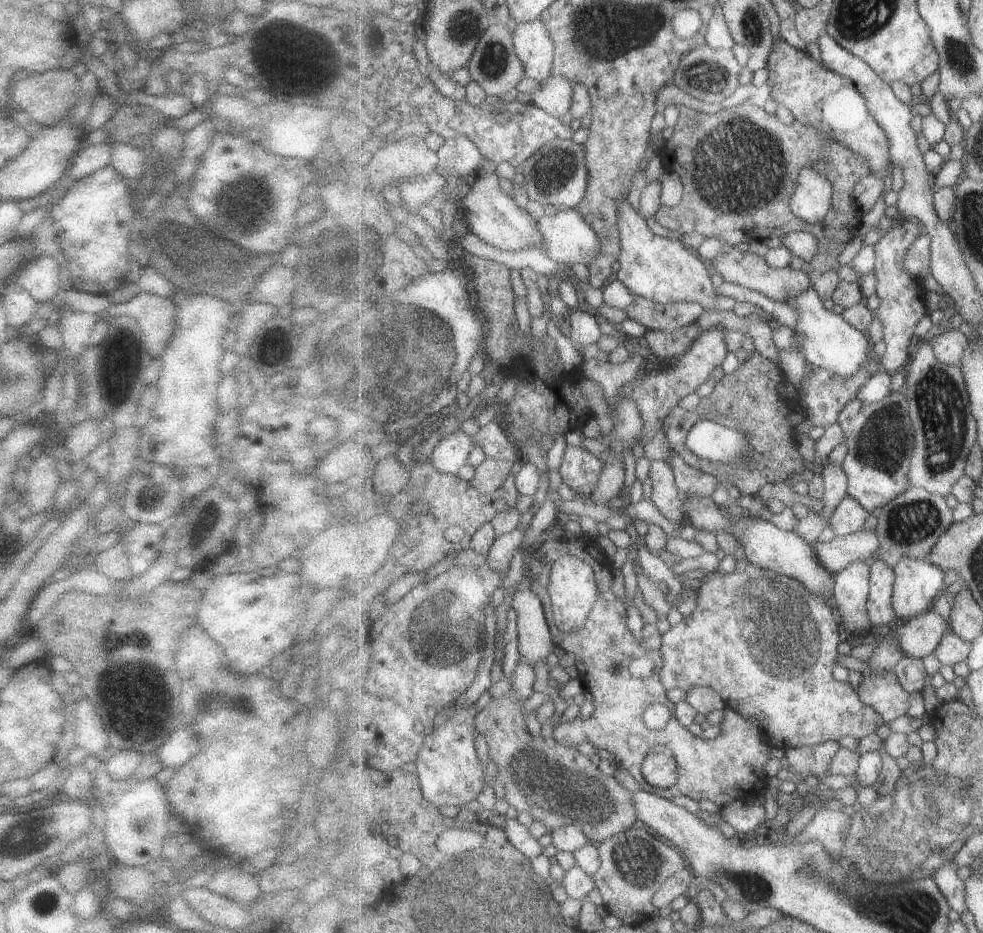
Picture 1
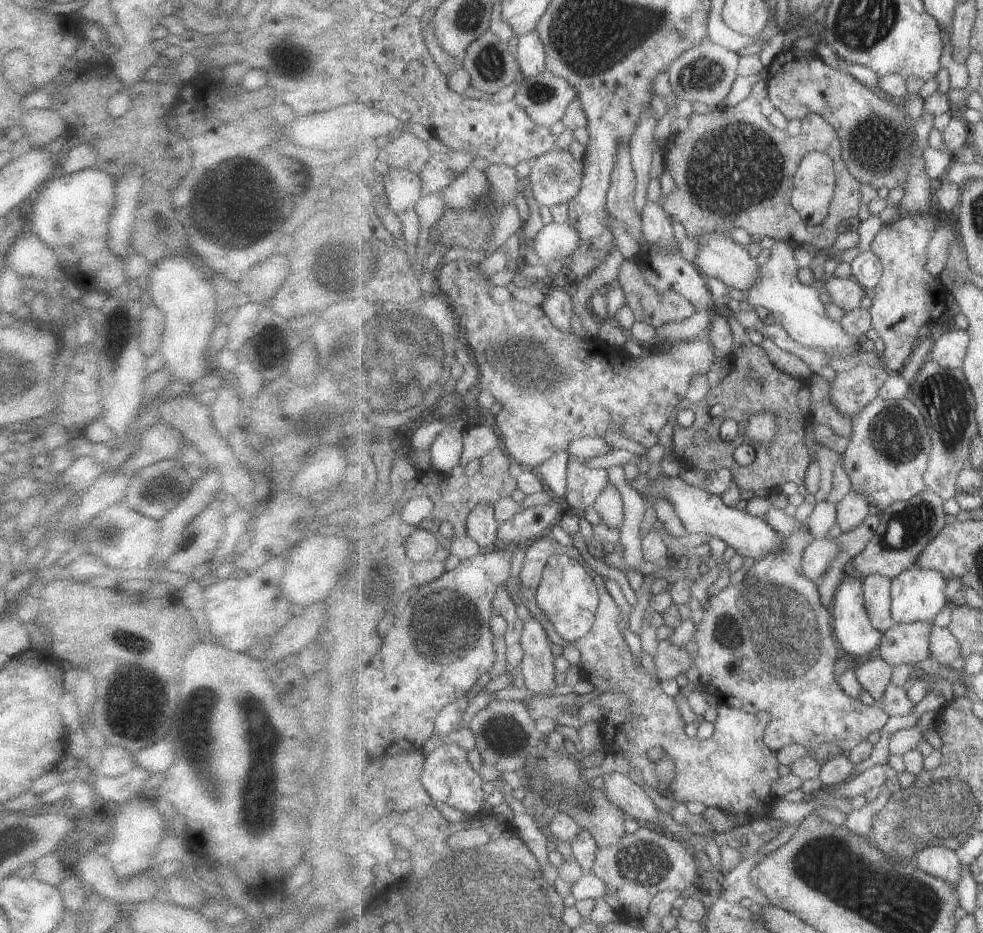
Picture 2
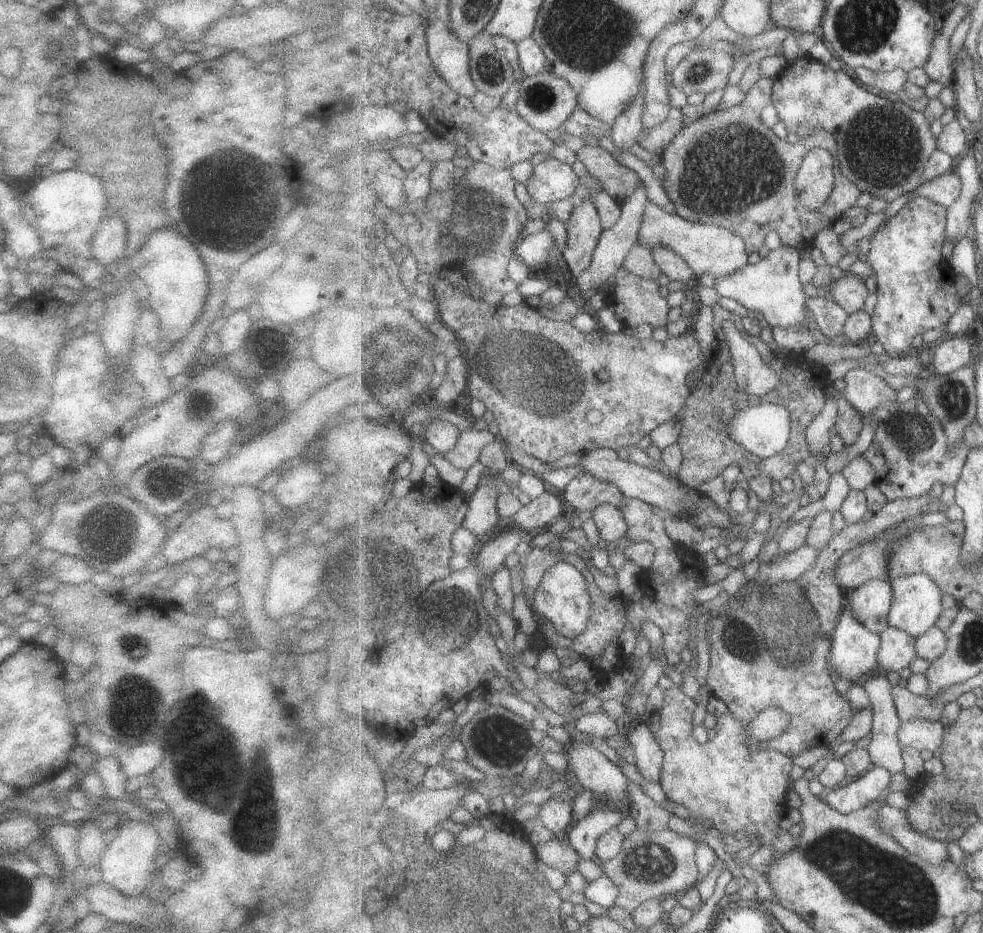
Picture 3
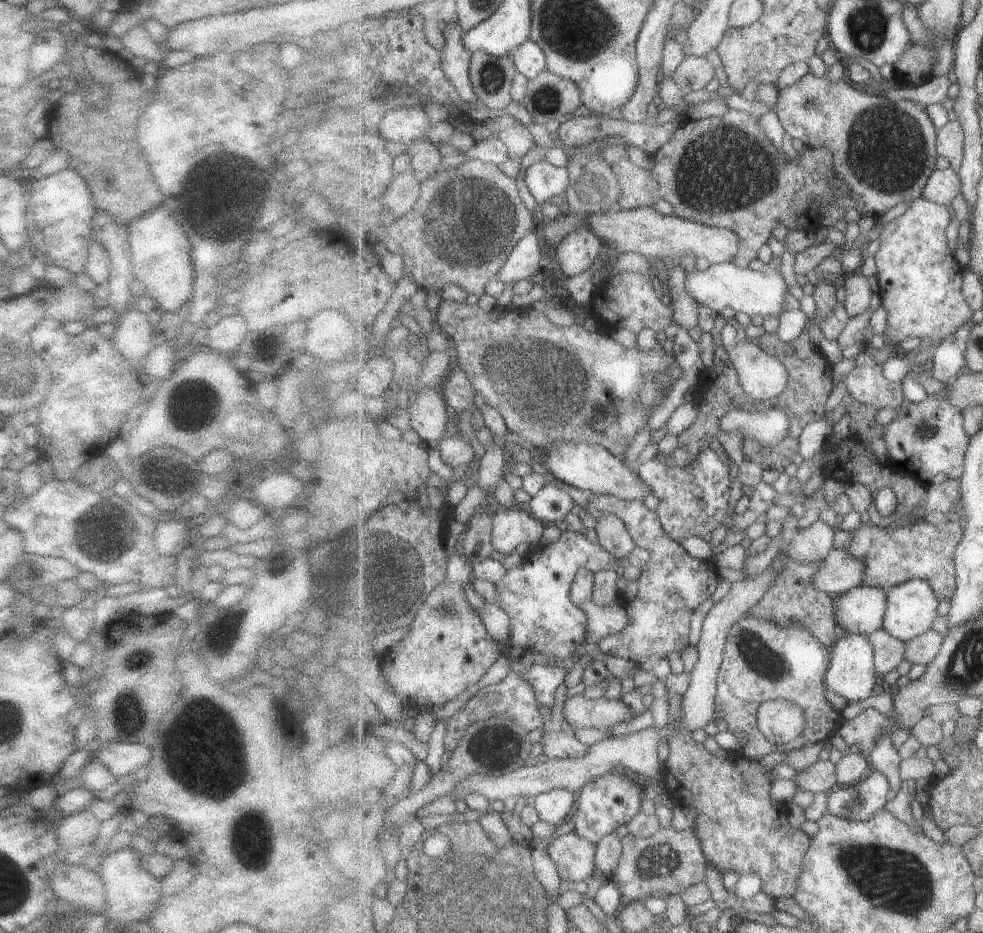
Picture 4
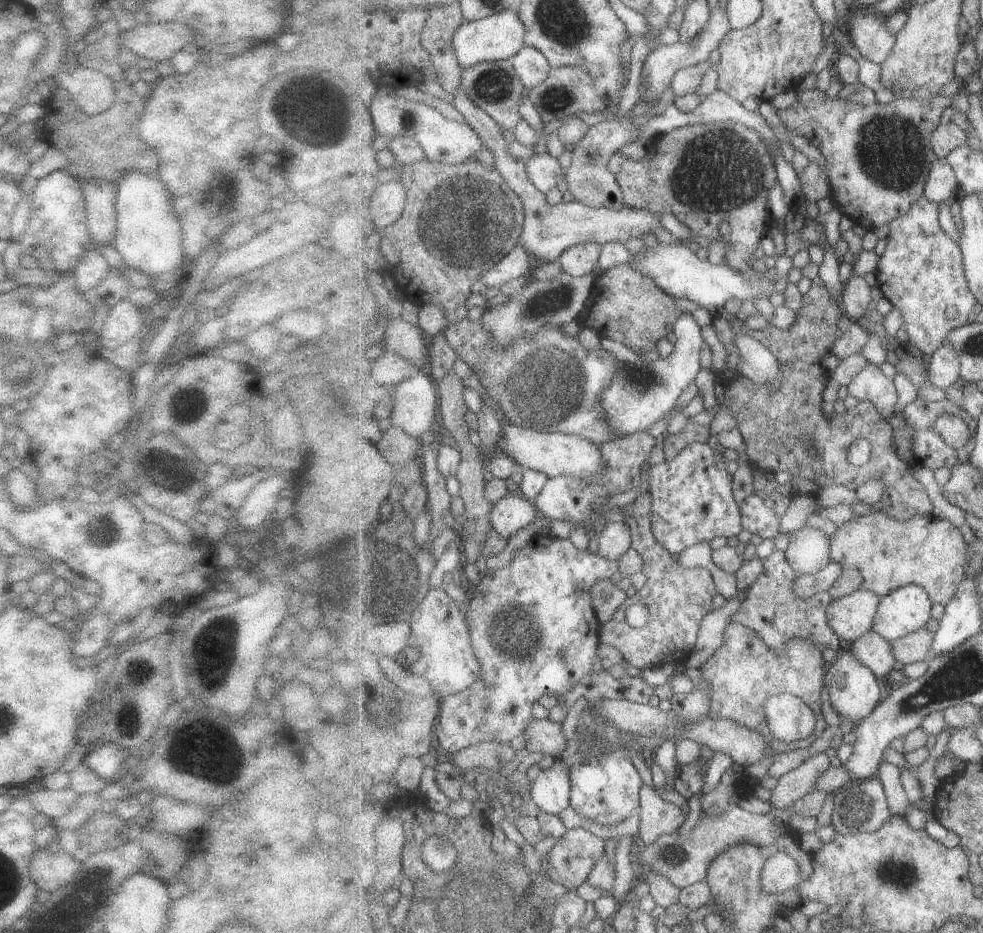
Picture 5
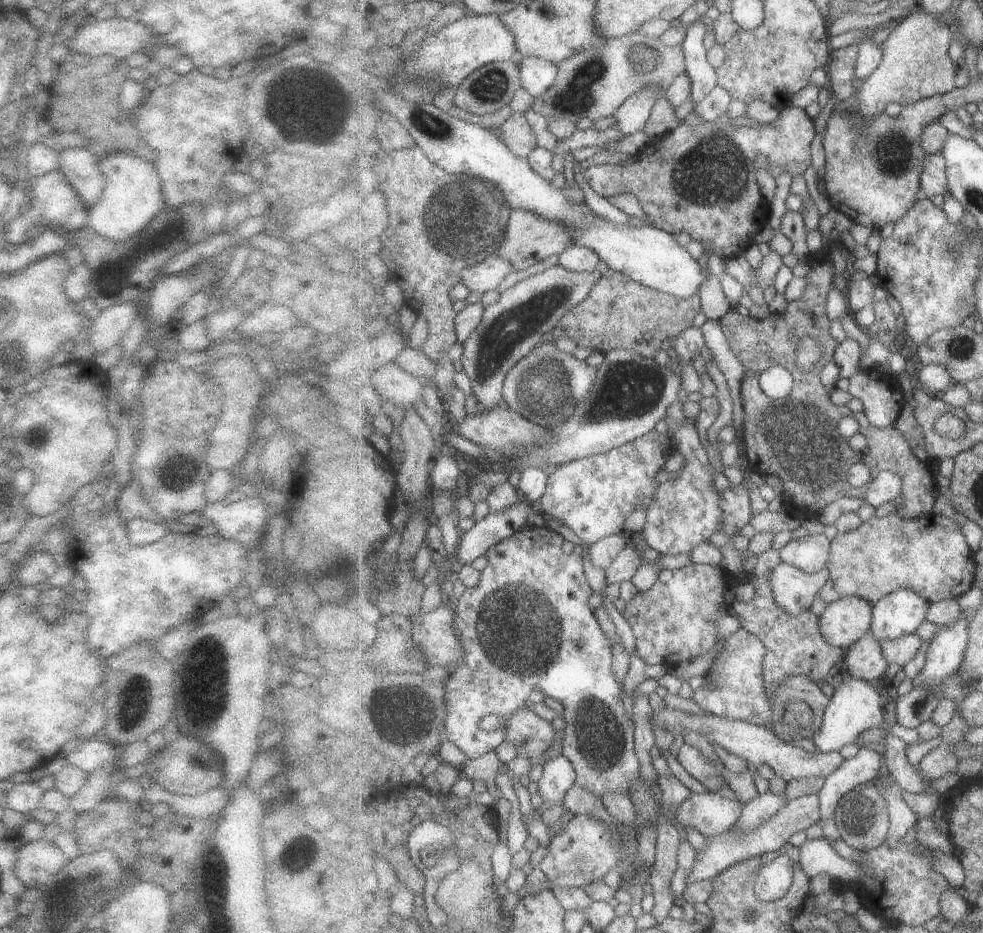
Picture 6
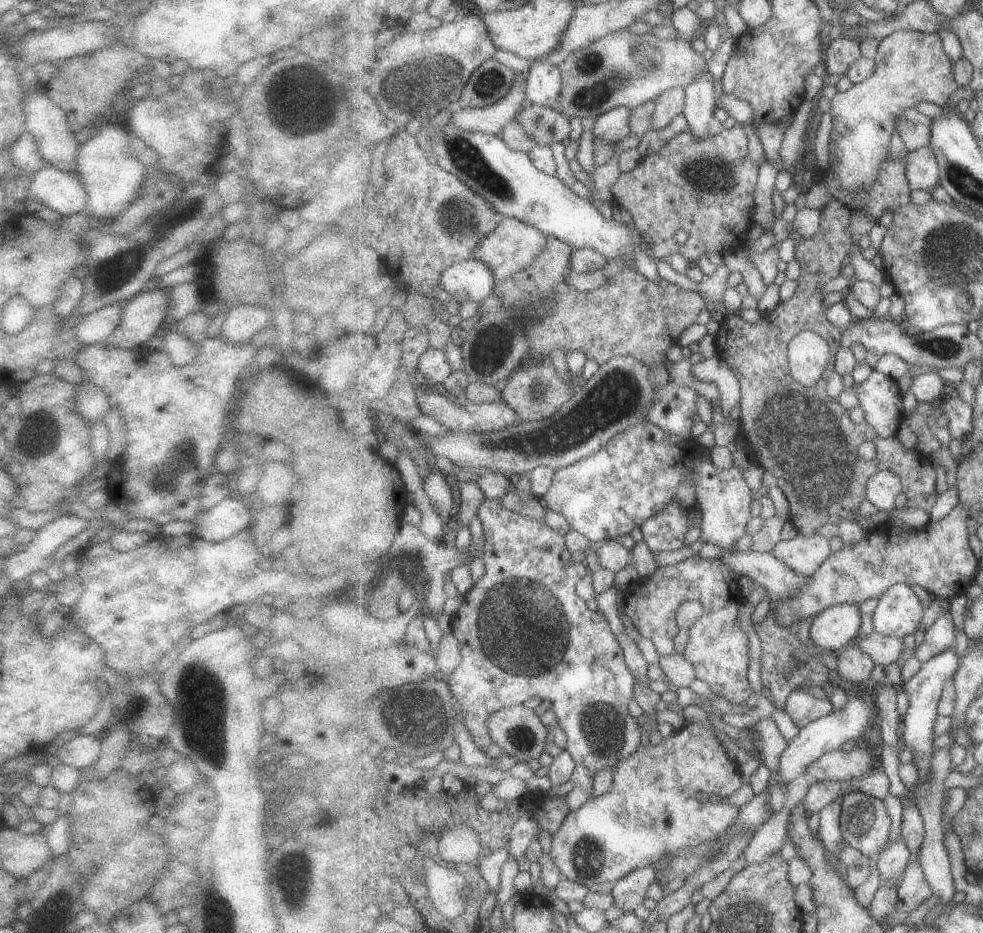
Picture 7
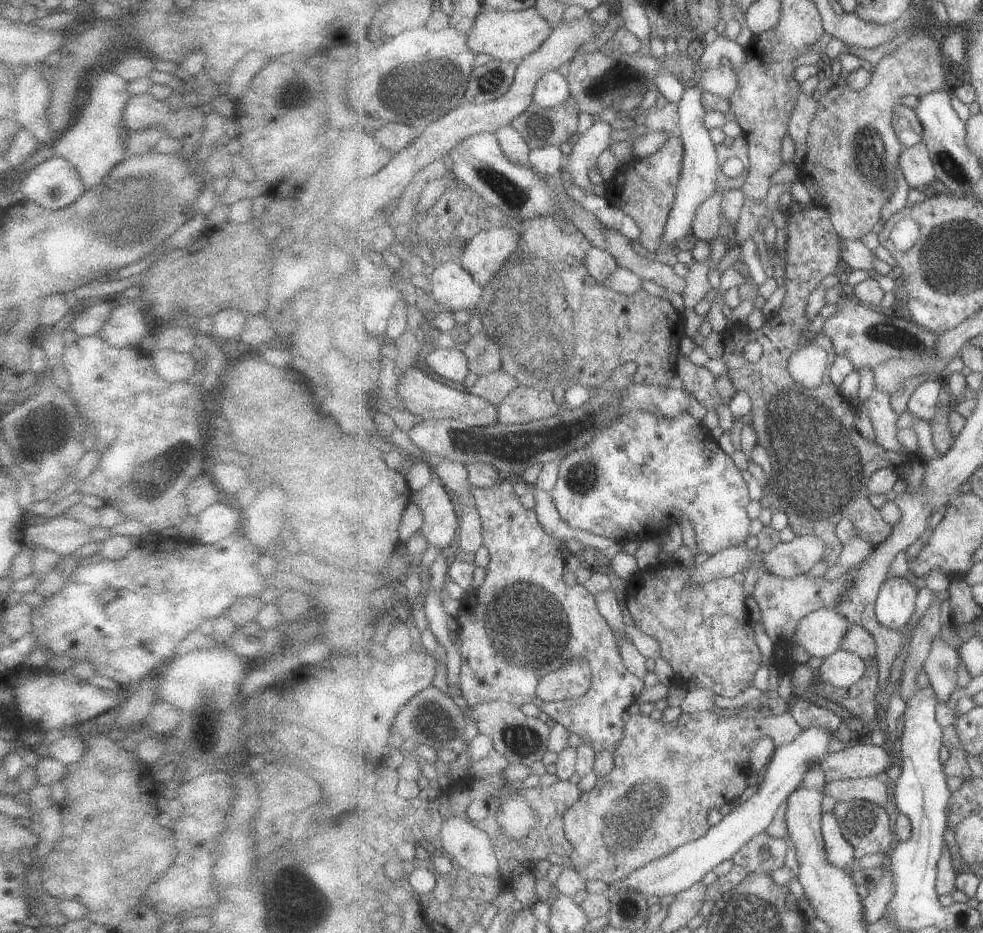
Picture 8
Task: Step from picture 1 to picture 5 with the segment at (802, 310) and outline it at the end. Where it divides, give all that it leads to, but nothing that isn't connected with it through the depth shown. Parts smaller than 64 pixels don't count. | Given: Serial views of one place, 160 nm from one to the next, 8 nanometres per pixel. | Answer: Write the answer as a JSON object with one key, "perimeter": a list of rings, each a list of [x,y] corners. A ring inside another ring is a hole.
{"perimeter":[[[656,243],[655,246],[644,246],[642,253],[632,253],[629,264],[646,277],[649,277],[659,288],[669,293],[675,299],[687,298],[695,304],[707,308],[714,315],[723,311],[725,302],[738,299],[740,302],[752,302],[762,296],[771,296],[772,290],[768,281],[745,278],[739,271],[732,269],[729,265],[721,263],[714,265],[708,259],[701,260],[688,244],[666,245]]]}

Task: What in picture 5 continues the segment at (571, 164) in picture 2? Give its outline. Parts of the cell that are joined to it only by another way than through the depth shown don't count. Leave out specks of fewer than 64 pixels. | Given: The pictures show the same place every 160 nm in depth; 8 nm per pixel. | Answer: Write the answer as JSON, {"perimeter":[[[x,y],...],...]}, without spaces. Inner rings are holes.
{"perimeter":[[[544,150],[526,161],[526,171],[529,178],[544,193],[549,192],[551,188],[555,188],[559,184],[561,176],[565,175],[565,170],[562,168],[560,160]]]}

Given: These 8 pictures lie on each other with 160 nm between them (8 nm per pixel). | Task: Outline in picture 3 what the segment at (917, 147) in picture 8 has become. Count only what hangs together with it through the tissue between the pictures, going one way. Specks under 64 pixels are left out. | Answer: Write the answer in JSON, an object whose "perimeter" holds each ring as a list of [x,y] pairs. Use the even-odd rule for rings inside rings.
{"perimeter":[[[952,170],[931,182],[924,183],[913,193],[913,197],[929,198],[932,202],[949,209],[961,196],[962,188],[961,178]]]}

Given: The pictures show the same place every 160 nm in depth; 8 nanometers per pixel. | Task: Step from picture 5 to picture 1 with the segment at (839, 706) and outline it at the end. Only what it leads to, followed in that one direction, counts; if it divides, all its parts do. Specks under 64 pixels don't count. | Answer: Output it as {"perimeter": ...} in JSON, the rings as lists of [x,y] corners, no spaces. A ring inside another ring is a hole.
{"perimeter":[[[855,561],[845,567],[835,575],[835,587],[832,590],[833,606],[837,616],[841,618],[843,627],[850,632],[849,636],[863,634],[872,625],[868,615],[868,598],[870,595],[870,572],[872,571],[871,562]]]}

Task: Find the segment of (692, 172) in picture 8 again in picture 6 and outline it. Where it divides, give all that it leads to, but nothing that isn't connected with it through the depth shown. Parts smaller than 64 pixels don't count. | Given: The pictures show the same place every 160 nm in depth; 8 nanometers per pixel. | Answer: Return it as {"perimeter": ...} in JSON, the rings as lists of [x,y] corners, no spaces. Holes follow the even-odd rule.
{"perimeter":[[[701,17],[687,26],[686,36],[682,40],[686,72],[692,80],[690,99],[695,108],[701,107],[704,98],[718,85],[717,69],[707,62],[707,48],[703,46],[705,34],[709,31]]]}

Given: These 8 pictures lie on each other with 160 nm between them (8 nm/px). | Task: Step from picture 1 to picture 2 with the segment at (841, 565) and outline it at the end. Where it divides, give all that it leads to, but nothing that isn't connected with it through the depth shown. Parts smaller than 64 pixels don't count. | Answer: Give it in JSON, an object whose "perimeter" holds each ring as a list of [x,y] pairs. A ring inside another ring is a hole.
{"perimeter":[[[830,536],[815,539],[804,552],[801,572],[816,581],[828,571],[835,557],[838,556],[840,546]]]}

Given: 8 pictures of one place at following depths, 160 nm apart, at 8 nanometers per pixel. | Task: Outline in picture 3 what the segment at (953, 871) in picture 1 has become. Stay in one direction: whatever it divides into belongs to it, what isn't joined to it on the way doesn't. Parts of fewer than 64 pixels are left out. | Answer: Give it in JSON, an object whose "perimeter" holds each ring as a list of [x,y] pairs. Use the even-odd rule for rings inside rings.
{"perimeter":[[[883,804],[877,812],[877,820],[879,820],[881,829],[895,838],[902,848],[907,849],[915,856],[919,856],[927,864],[941,866],[945,860],[950,860],[947,843],[932,840],[924,833],[919,834],[908,819],[905,807],[892,808]]]}

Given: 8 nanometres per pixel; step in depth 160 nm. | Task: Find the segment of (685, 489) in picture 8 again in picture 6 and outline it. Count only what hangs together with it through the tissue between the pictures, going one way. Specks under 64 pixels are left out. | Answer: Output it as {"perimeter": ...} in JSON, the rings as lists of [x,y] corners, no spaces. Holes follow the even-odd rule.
{"perimeter":[[[653,429],[612,451],[562,464],[550,472],[546,493],[540,498],[542,514],[565,524],[589,545],[621,533],[635,508],[650,507],[660,485],[657,474],[673,451],[671,436]],[[743,483],[730,484],[730,489],[720,492],[720,507],[722,508],[722,525],[720,530],[730,538],[739,534],[740,528],[752,521],[751,490]]]}

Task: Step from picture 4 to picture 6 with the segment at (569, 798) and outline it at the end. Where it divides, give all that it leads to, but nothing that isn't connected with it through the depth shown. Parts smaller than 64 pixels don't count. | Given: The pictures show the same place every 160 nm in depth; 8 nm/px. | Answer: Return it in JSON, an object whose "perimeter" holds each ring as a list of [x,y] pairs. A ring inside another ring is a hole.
{"perimeter":[[[563,754],[553,757],[543,765],[543,773],[539,778],[538,794],[543,798],[542,812],[555,806],[561,805],[565,795],[576,784],[576,768],[573,763]]]}

